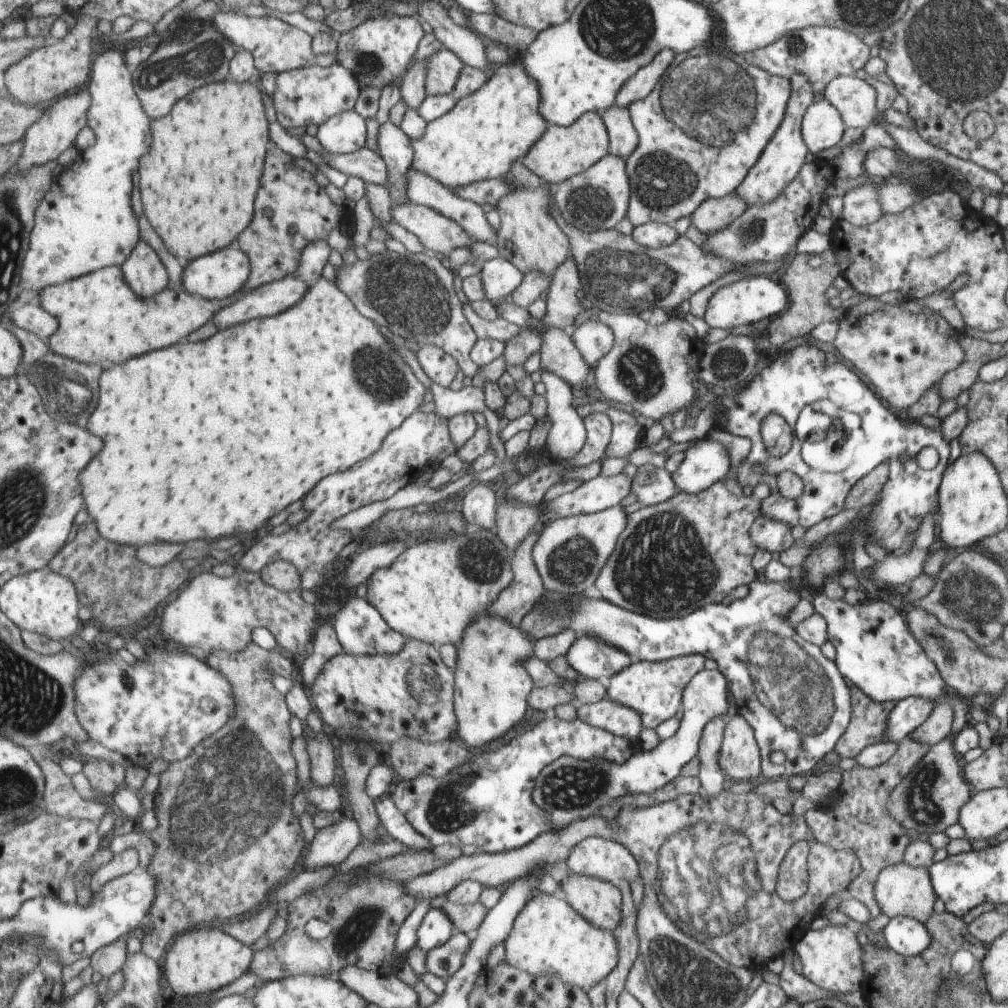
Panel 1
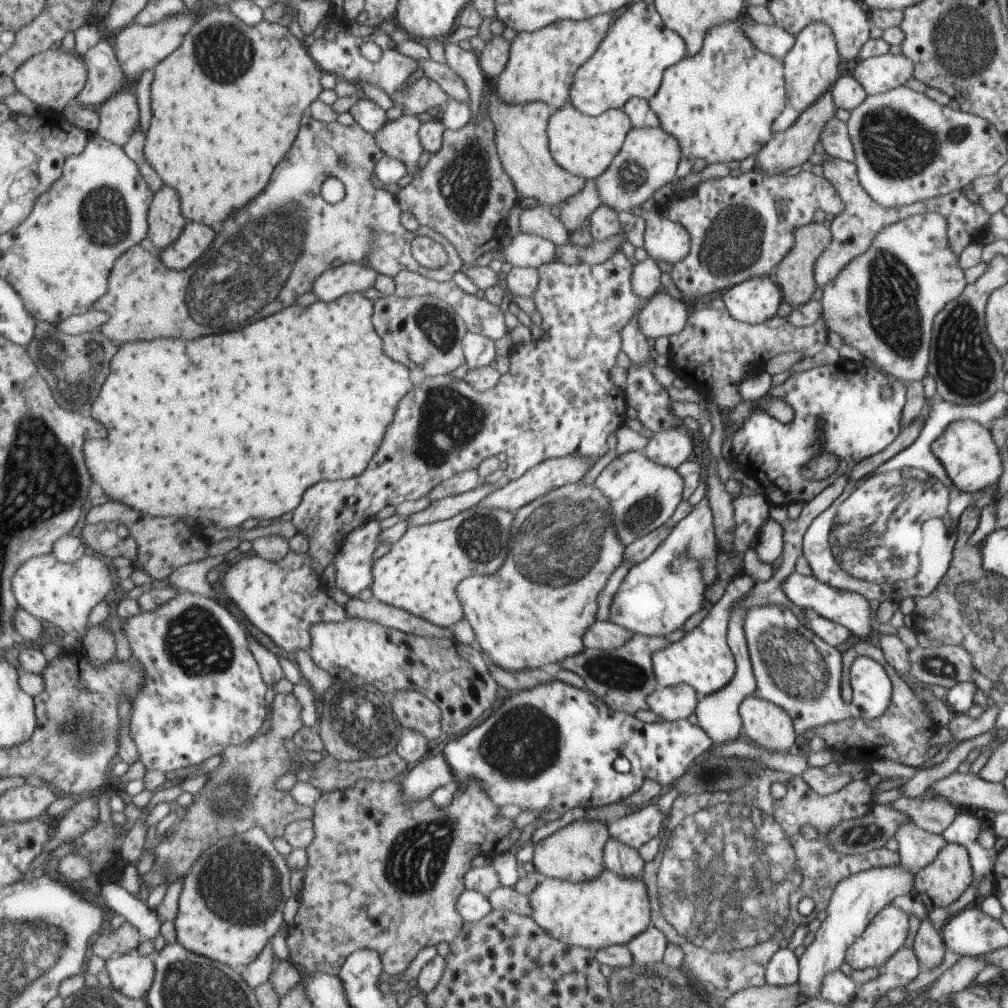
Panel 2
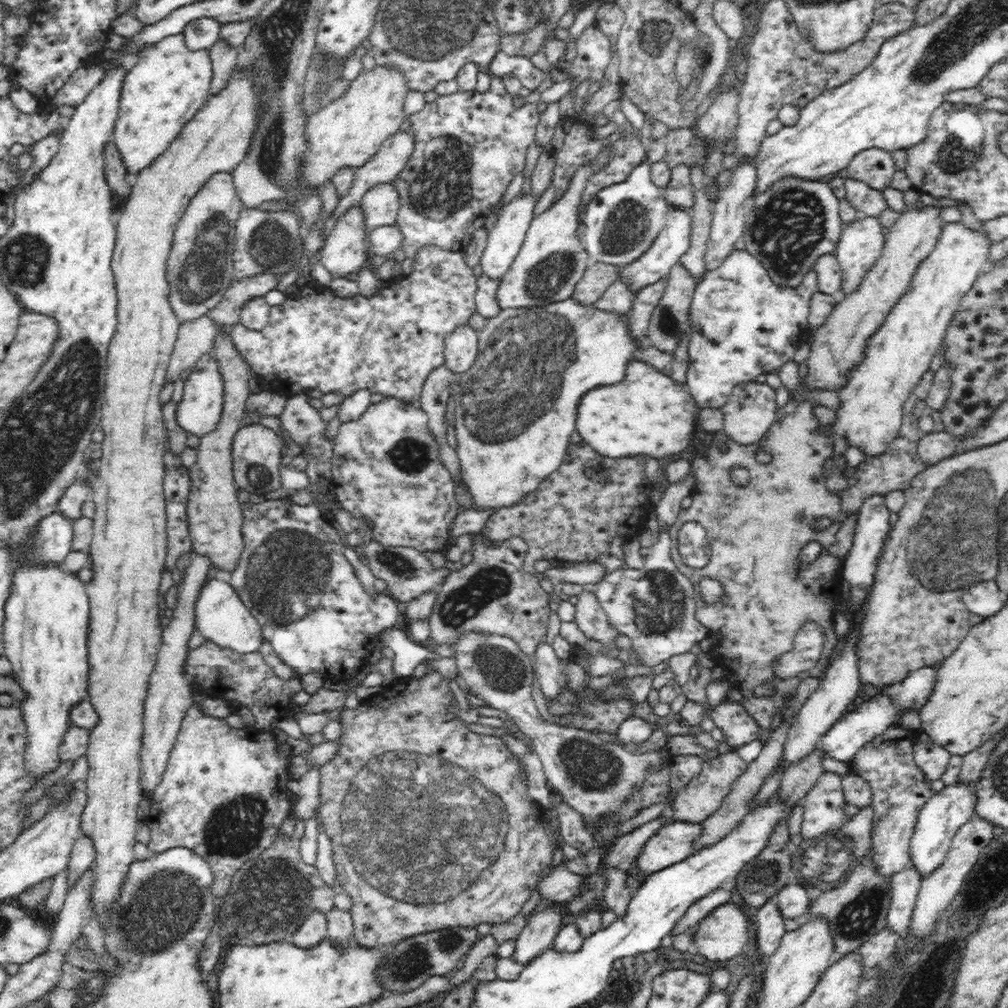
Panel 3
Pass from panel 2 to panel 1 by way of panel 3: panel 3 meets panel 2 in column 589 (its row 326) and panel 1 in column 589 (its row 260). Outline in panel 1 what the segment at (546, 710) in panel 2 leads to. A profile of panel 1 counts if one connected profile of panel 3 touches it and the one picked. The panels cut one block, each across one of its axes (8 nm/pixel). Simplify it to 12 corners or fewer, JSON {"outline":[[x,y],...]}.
{"outline":[[551,713],[390,798],[441,844],[520,848],[553,828],[536,777],[635,742]]}

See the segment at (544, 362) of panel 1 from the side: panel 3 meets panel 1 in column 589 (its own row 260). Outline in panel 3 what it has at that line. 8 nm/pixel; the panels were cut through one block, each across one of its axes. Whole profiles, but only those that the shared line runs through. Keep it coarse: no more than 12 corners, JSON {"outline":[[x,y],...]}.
{"outline":[[397,225],[368,231],[367,260],[356,272],[359,294],[375,295],[385,283],[369,262],[400,248]]}

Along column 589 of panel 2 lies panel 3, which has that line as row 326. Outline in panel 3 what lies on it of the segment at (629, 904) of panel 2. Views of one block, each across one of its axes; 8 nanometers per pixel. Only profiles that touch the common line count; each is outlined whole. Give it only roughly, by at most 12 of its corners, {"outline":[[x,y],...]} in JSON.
{"outline":[[945,222],[836,394],[828,428],[866,456],[898,436],[985,231]]}

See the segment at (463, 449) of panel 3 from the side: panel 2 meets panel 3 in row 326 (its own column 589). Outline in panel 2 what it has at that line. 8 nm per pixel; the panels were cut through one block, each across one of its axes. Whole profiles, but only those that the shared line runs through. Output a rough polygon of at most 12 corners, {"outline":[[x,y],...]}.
{"outline":[[568,483],[515,512],[502,568],[462,584],[509,671],[585,650],[628,548]]}

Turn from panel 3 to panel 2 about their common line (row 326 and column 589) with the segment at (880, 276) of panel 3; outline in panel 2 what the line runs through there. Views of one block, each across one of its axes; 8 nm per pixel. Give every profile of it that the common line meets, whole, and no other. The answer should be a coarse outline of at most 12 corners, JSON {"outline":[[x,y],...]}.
{"outline":[[583,817],[540,840],[548,878],[592,880],[605,869],[609,828]]}

